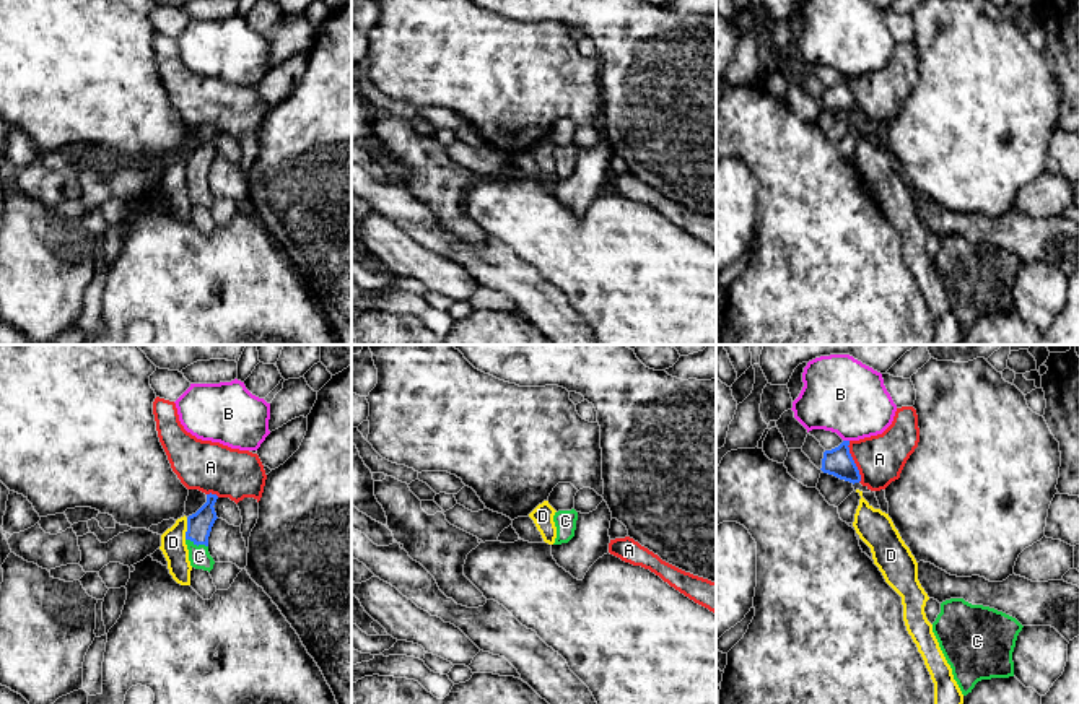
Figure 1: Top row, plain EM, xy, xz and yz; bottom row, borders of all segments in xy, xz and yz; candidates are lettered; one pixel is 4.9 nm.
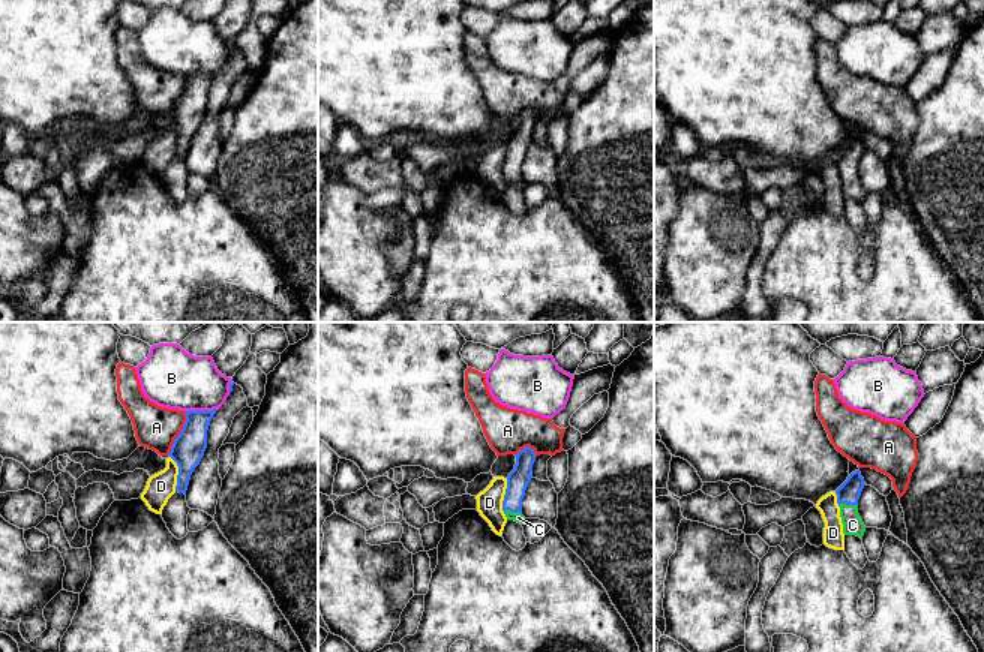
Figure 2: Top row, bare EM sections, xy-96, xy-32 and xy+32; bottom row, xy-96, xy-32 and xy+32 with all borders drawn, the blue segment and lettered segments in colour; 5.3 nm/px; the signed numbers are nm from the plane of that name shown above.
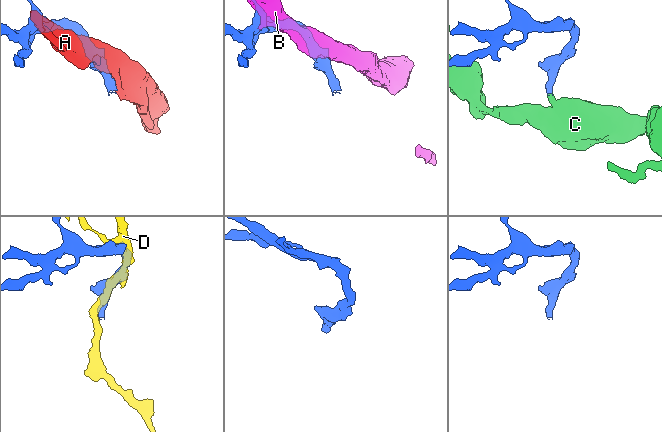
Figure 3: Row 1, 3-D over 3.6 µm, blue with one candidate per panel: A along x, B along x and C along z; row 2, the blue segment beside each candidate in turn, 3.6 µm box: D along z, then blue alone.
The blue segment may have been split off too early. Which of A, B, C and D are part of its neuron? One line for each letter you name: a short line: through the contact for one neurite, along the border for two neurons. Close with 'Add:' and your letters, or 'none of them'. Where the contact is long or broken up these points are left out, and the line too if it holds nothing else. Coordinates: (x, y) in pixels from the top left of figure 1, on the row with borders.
C: line xy (199, 525), (197, 545), (199, 556)
Add: C

